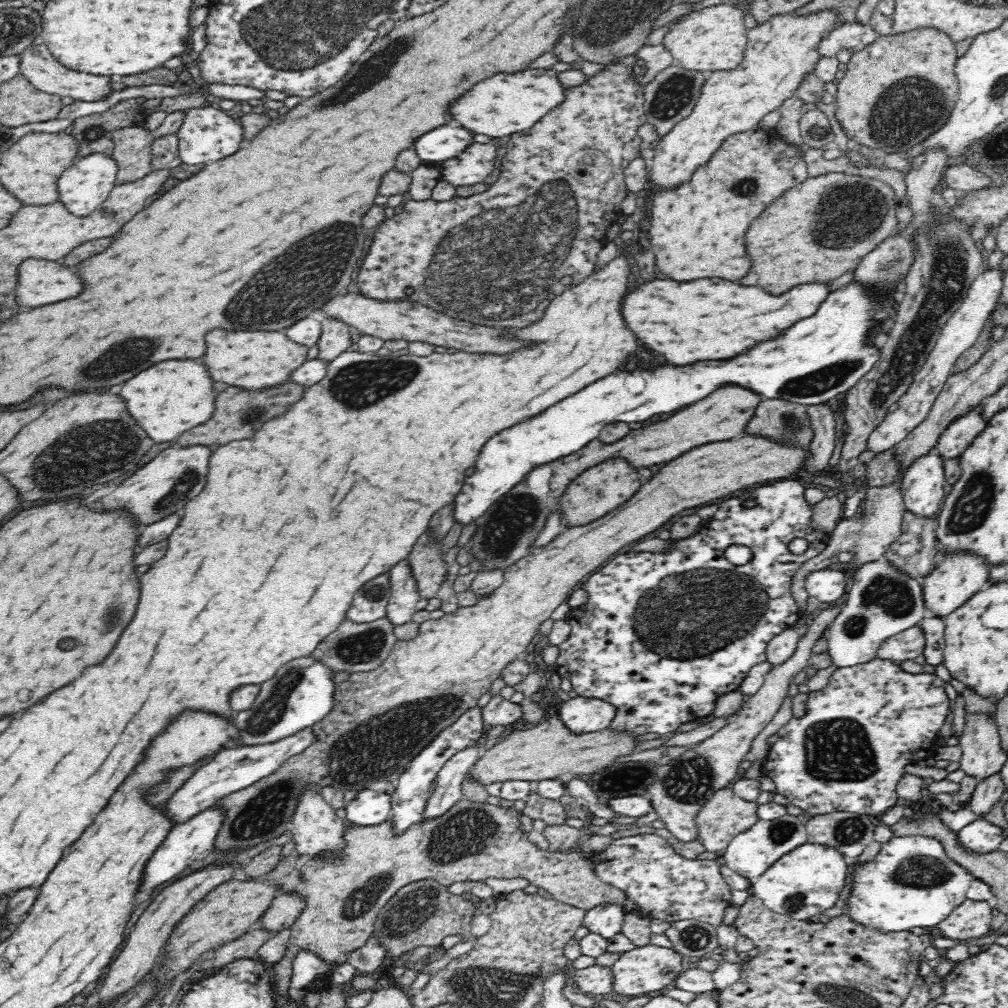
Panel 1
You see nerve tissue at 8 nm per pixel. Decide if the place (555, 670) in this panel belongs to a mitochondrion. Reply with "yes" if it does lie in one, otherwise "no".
no

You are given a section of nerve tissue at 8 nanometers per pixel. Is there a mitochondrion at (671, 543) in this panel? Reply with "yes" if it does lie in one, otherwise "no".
no

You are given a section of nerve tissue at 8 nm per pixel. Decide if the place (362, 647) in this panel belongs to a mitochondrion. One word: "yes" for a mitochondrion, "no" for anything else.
yes

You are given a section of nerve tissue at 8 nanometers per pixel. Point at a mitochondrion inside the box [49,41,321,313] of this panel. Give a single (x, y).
(91, 133)

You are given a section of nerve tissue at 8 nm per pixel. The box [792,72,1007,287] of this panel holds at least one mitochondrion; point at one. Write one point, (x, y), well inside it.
(912, 112)

